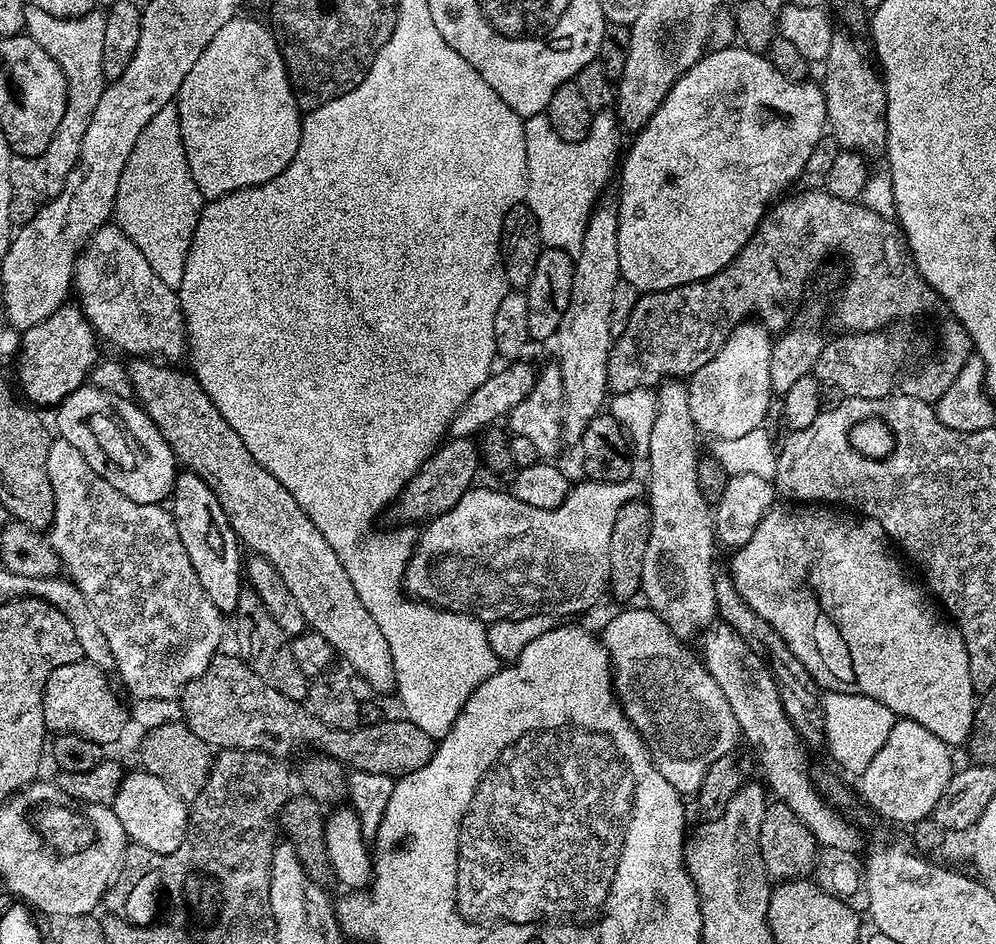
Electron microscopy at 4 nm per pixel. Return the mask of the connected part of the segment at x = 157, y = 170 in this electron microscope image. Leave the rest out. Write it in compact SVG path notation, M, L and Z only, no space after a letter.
M170 103L158 110L154 118L150 118L126 162L126 170L122 170L122 178L118 182L114 220L142 251L154 274L171 288L179 289L182 276L185 274L185 262L190 242L193 240L193 230L200 220L201 207L202 197L188 169L188 155L184 143L180 141L180 110L175 103Z

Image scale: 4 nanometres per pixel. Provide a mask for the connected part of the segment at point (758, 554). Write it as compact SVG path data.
M784 502L781 508L780 505L773 506L764 515L762 522L758 522L754 534L750 536L750 542L735 549L731 556L730 575L738 594L742 594L746 606L750 606L754 614L766 618L766 622L770 622L770 626L774 626L774 630L782 634L786 646L794 650L798 662L806 666L806 670L816 679L821 689L874 698L874 702L882 702L882 706L886 706L886 710L890 710L893 716L901 720L913 720L926 726L930 734L938 734L938 738L942 738L942 742L950 746L963 745L967 741L968 735L972 733L978 694L970 682L970 662L966 654L966 642L956 629L955 623L949 622L939 611L938 613L932 612L933 601L925 585L919 579L912 580L911 574L906 569L900 568L901 557L892 541L882 530L882 526L878 526L878 522L860 514L849 514L847 511L837 510L832 506L813 506L808 502Z

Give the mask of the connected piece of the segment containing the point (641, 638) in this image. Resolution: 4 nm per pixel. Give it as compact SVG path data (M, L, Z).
M636 606L625 607L628 608L625 612L618 613L605 626L604 636L602 635L603 646L608 652L608 660L612 663L612 682L616 698L620 701L620 709L623 710L624 717L631 722L637 734L644 739L644 744L652 756L652 761L658 766L662 778L666 778L666 782L670 782L670 786L674 786L674 790L678 790L682 794L695 794L700 791L710 765L718 762L724 756L732 756L735 753L736 743L739 745L742 740L740 727L734 718L734 710L730 710L730 702L726 698L726 694L722 694L722 690L718 690L718 682L714 682L714 678L706 671L701 659L697 655L695 657L686 649L688 647L682 643L680 637L672 633L666 626L666 622L662 622L662 618L658 618L658 614L653 612L651 608L647 606L639 606L640 608L632 607Z

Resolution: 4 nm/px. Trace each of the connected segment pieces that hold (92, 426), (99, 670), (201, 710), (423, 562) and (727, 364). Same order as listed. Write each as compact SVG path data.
M85 386L74 390L74 394L66 397L55 409L54 415L56 415L56 428L60 431L57 432L59 439L70 442L70 446L75 446L78 454L86 458L90 470L106 478L106 482L110 482L114 490L126 494L130 502L160 504L164 499L167 501L171 497L172 487L176 485L178 475L176 455L158 430L156 423L148 417L147 412L135 399L120 400L114 394L106 394L100 388Z
M81 658L73 664L58 666L58 670L50 674L42 702L44 726L49 733L73 732L105 746L111 746L123 734L128 724L128 712L123 702L116 697L104 671L101 665L91 664L89 660Z
M217 654L206 671L186 685L178 697L188 728L213 749L241 748L288 758L291 752L308 748L304 750L315 750L357 772L386 774L393 778L422 770L438 749L435 737L426 734L426 730L418 730L407 718L384 720L369 728L357 726L338 730L326 726L302 706L301 701L278 694L278 690L258 678L239 655L224 655Z
M591 478L585 479L583 482L585 484L580 484L571 489L569 491L568 496L564 499L563 503L559 505L557 508L535 508L534 506L526 506L526 502L522 502L521 500L516 499L515 496L512 495L511 491L504 490L504 492L495 492L492 488L479 488L479 486L473 486L468 489L466 494L462 494L462 498L455 504L454 507L451 508L448 512L443 512L442 515L435 517L431 521L431 524L428 526L430 528L426 529L424 534L419 536L418 541L414 546L414 553L412 555L411 560L408 564L408 570L406 573L406 588L409 593L415 599L425 603L431 604L438 608L446 608L450 612L464 612L467 616L474 616L477 620L483 620L485 622L491 622L493 620L525 620L527 616L539 616L545 610L544 604L549 608L550 611L553 612L556 616L572 616L575 612L584 612L587 608L592 608L596 604L596 599L599 598L600 595L605 595L606 589L608 587L608 579L610 578L610 534L614 534L614 522L618 518L618 514L620 511L627 506L627 504L631 503L632 500L641 499L642 496L642 486L640 490L640 484L638 482L639 479L633 478L630 480L623 480L622 482L610 482L609 484L601 484L598 480L593 480Z
M737 324L722 350L687 381L690 414L703 435L705 432L708 438L718 440L742 438L742 434L750 434L750 430L761 427L767 421L768 408L774 399L770 386L773 343L773 337L762 324Z

